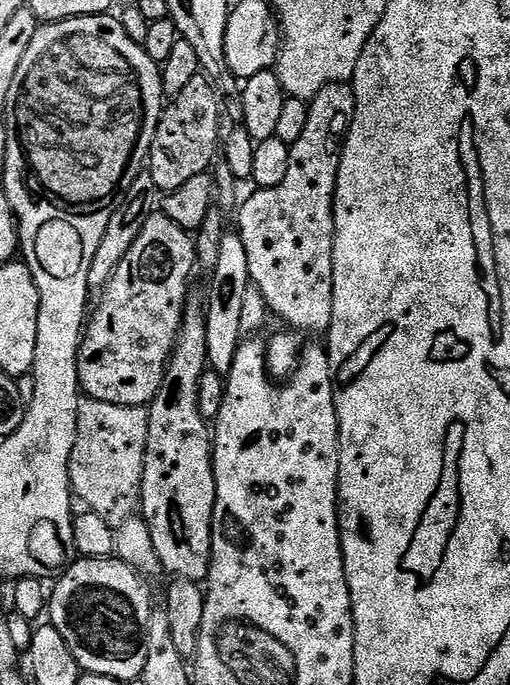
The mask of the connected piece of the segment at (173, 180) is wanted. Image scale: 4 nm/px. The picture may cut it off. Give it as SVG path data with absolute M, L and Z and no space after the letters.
M201 74L182 90L182 94L171 97L170 103L160 115L158 130L154 134L152 149L148 155L146 171L154 178L154 186L167 194L178 190L190 178L198 178L209 171L212 159L217 159L222 148L220 132L220 107L222 101L216 85Z

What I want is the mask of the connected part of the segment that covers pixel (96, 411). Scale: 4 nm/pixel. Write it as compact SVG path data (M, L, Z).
M85 395L80 398L77 433L70 460L72 490L87 509L98 513L113 528L123 525L139 509L148 438L147 407L125 408L114 403L98 402Z

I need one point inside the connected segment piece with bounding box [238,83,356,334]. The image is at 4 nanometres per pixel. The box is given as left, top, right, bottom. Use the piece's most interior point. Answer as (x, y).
(288, 230)

